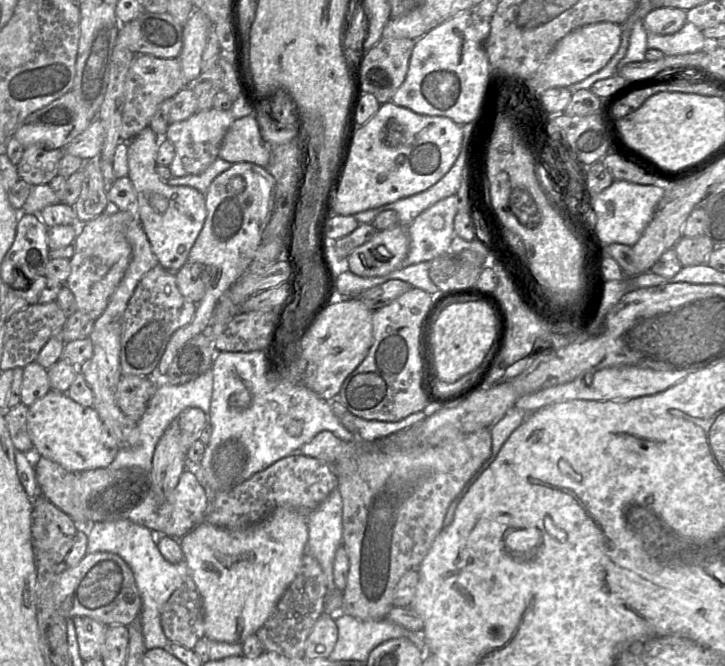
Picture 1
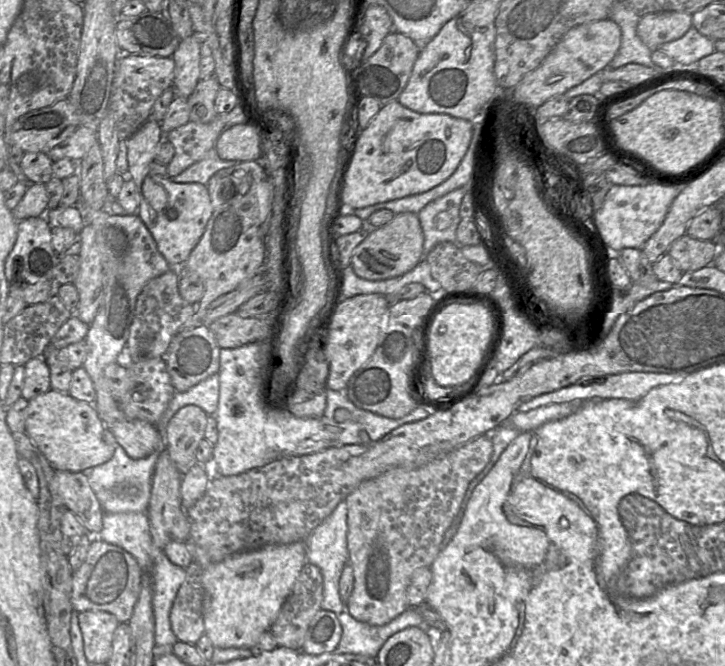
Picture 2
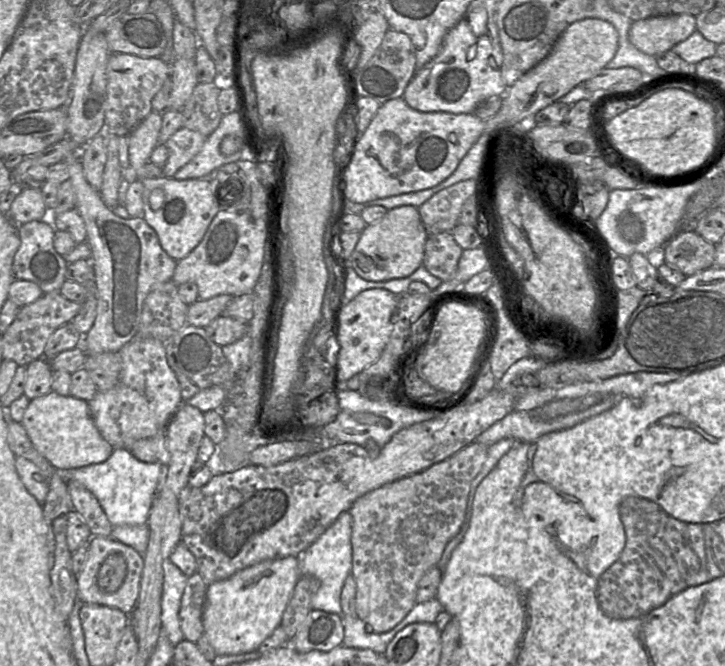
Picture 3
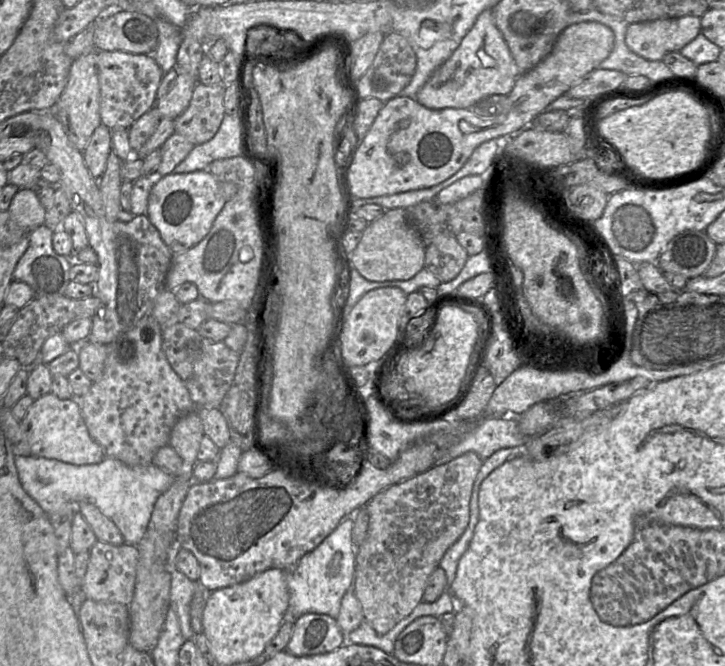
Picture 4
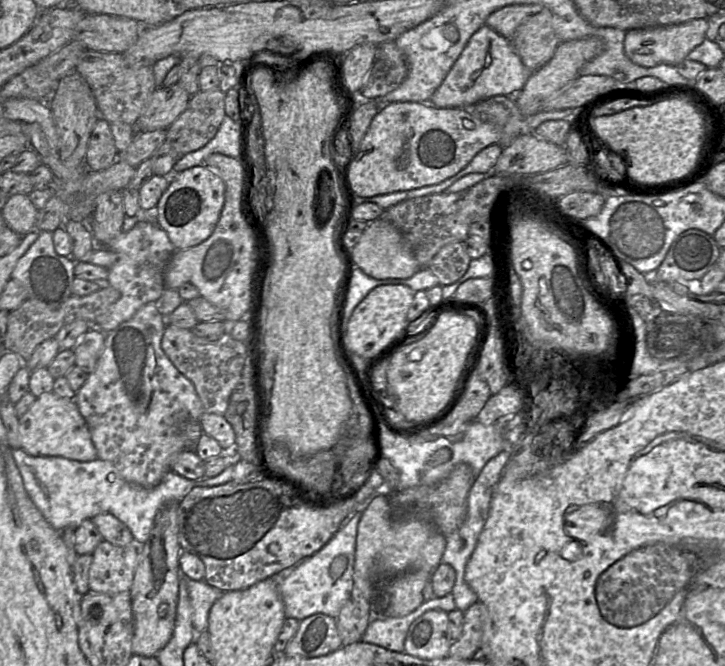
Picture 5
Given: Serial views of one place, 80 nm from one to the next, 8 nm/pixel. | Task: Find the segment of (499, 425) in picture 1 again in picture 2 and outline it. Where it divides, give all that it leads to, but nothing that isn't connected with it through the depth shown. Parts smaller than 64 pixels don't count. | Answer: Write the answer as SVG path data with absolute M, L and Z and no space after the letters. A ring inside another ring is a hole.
M509 421L498 426L491 434L490 438L493 444L491 458L484 469L470 482L465 496L463 498L459 511L465 511L467 503L472 495L475 487L483 480L483 478L493 468L499 457L506 447L518 436L520 432L509 424Z

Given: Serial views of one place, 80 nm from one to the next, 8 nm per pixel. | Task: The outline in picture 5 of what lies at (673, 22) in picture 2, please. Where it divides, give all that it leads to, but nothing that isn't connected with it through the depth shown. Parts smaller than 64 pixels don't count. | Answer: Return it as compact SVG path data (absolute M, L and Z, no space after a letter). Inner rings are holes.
M702 18L681 24L628 30L624 39L624 51L626 56L639 66L654 67L659 64L676 66L687 59L688 54L706 39L707 29L707 18Z

